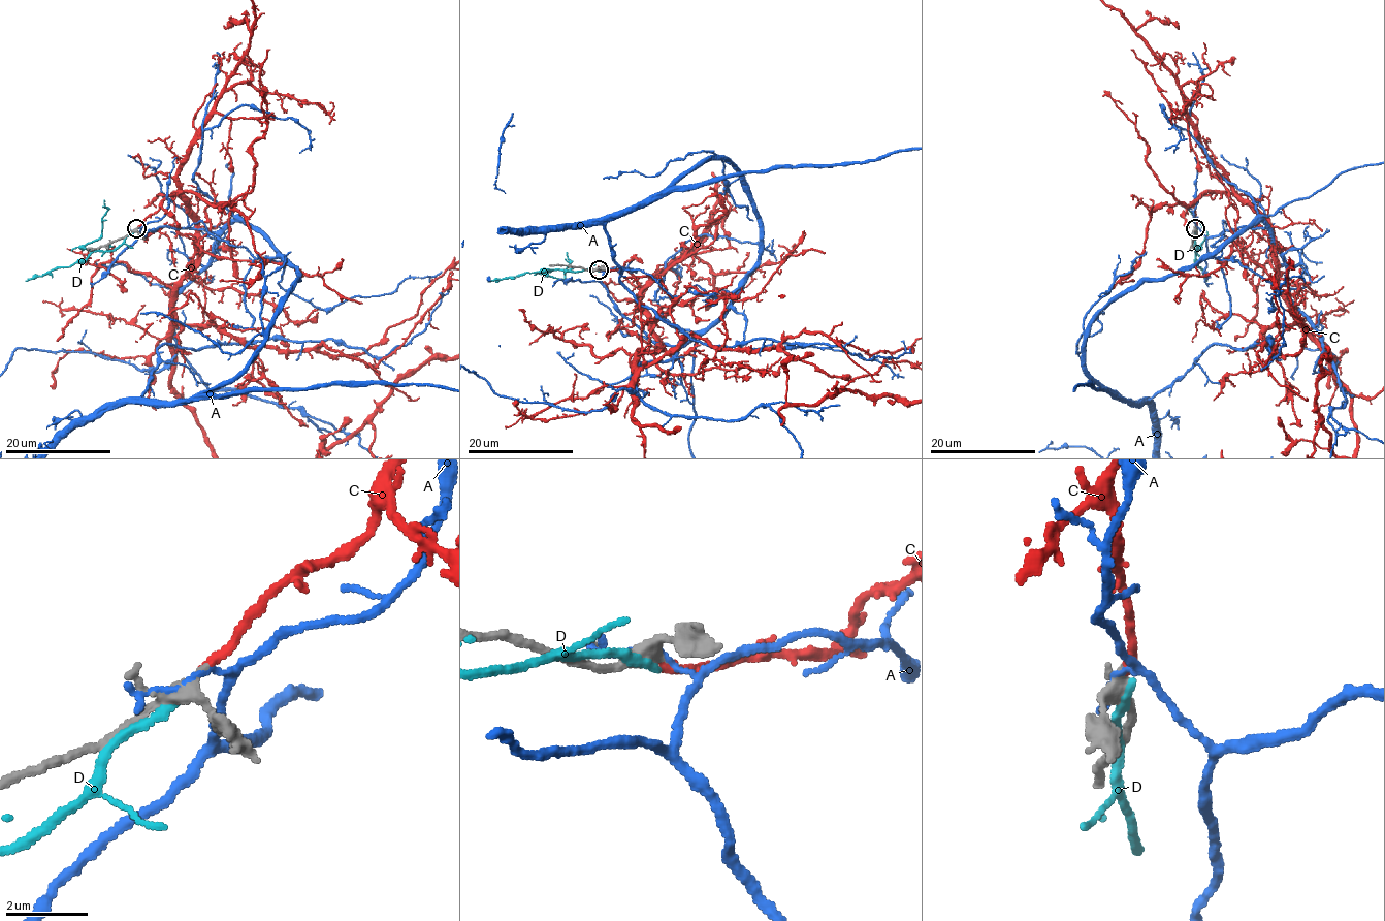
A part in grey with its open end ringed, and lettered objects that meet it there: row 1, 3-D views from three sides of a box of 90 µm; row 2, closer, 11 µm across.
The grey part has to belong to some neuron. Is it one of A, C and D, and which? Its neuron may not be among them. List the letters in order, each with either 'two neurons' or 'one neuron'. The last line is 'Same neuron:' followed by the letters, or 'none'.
A: two neurons
C: one neuron
D: two neurons
Same neuron: C

